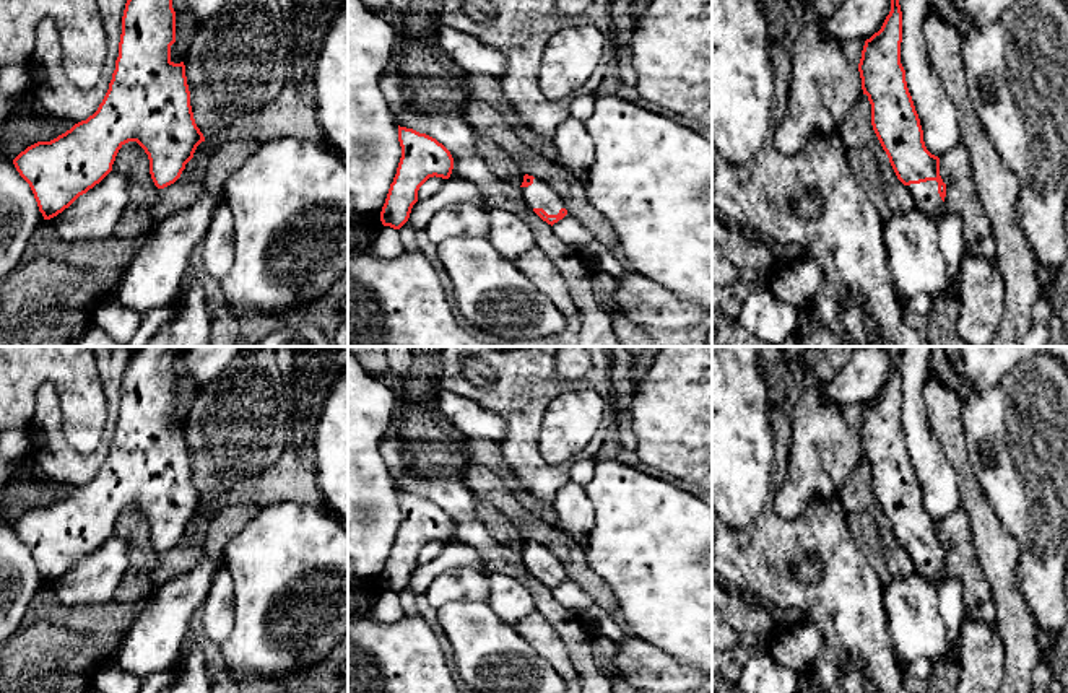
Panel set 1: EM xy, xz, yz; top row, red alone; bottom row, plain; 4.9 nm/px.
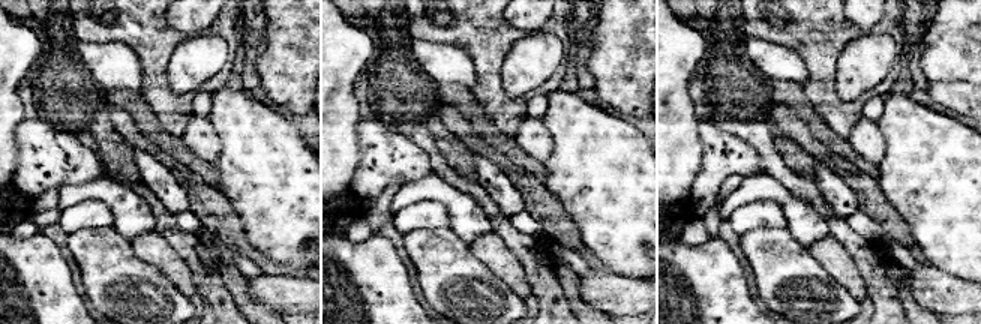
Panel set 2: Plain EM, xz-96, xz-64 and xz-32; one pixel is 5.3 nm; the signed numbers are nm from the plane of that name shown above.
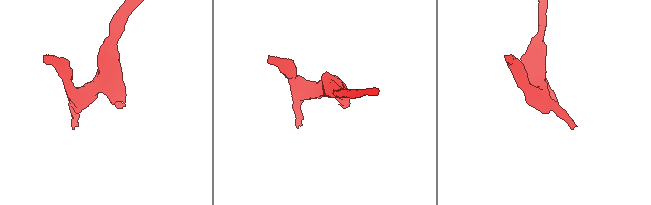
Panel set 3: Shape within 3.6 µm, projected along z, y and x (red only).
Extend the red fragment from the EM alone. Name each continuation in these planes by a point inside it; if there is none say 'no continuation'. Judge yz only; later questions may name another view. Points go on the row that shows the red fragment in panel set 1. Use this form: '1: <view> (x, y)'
1: yz (925, 196)

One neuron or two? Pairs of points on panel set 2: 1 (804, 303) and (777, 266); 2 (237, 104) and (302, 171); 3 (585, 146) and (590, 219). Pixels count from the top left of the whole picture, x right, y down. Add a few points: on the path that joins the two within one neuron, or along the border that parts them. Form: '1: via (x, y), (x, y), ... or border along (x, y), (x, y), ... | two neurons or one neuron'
1: via (804, 294), (786, 275) | one neuron
2: via (251, 120), (285, 155) | one neuron
3: via (591, 164), (591, 201) | one neuron

